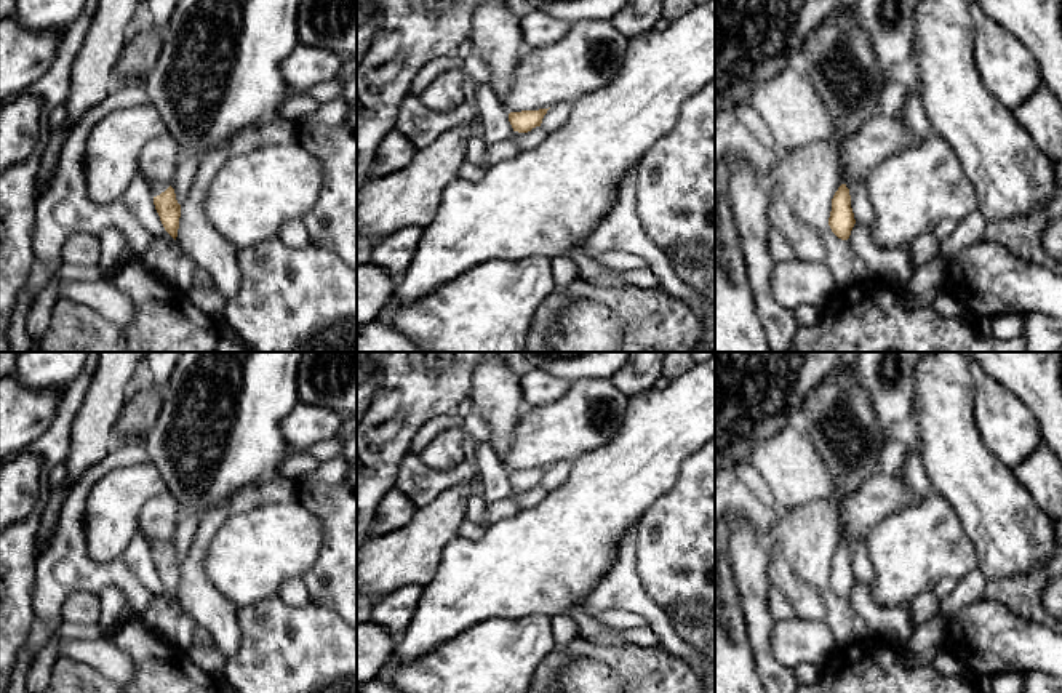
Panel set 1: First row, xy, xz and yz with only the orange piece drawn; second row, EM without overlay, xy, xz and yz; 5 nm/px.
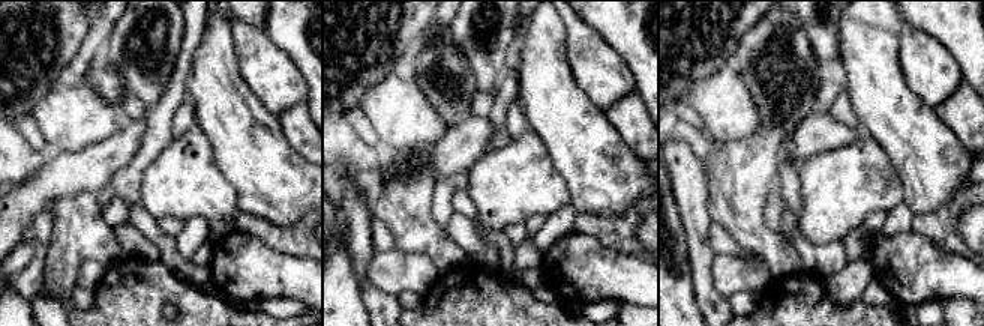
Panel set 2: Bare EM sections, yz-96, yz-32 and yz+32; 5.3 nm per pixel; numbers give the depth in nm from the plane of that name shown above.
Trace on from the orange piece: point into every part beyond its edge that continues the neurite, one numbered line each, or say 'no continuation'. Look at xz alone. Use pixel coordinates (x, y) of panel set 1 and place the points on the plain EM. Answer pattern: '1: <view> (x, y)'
1: xz (507, 508)

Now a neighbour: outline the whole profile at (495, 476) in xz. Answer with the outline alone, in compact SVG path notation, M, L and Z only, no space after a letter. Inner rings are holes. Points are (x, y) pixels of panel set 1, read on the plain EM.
M477 442L477 463L481 479L480 496L486 503L497 503L513 495L513 487L509 480L509 469L496 455L489 442Z

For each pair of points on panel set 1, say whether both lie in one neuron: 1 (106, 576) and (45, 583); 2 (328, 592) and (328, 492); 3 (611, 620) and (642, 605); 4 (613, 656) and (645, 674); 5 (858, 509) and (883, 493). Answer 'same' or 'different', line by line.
1: same
2: same
3: different
4: same
5: same

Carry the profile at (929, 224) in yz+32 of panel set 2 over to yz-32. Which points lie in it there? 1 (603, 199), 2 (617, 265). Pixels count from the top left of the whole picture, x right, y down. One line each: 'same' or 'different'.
1: different
2: different

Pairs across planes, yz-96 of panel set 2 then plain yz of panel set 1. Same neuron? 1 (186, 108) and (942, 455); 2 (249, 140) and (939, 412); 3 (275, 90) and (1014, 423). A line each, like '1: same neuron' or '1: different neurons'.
1: different neurons
2: same neuron
3: same neuron

